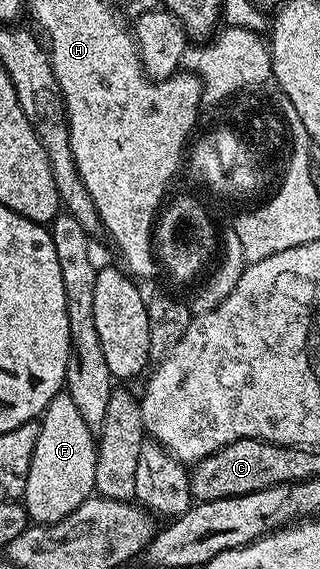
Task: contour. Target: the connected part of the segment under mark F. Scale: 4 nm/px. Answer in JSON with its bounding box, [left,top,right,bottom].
[21,391,97,525]

